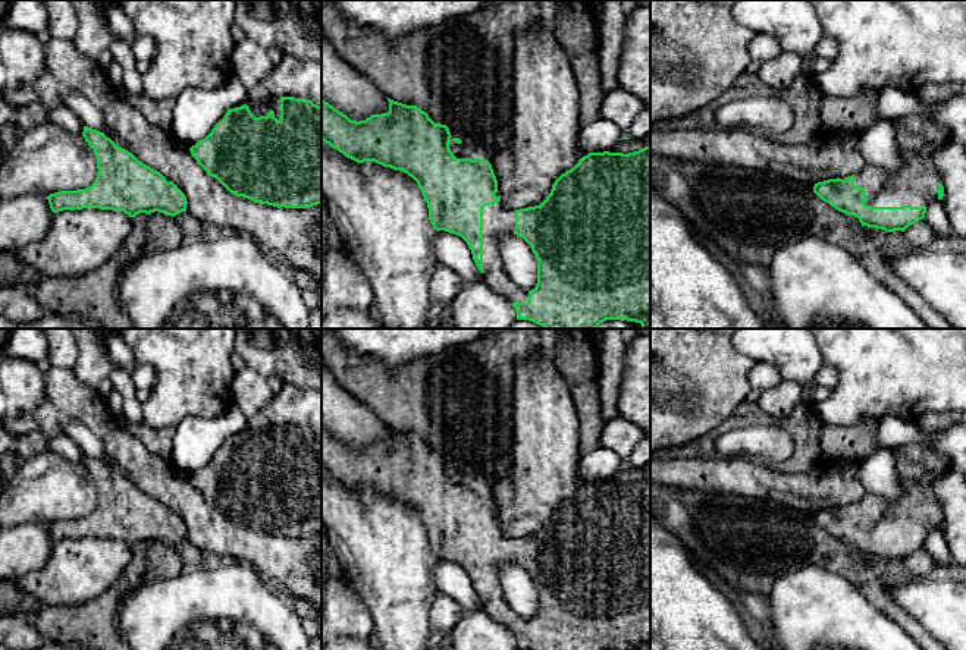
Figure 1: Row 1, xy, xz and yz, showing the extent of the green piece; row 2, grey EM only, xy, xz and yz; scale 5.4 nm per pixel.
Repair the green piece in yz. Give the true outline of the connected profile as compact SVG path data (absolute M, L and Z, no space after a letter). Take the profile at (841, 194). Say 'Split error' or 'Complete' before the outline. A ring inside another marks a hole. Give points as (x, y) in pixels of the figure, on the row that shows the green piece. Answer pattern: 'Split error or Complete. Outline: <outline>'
Split error. Outline: M925 113L903 116L894 126L903 157L898 172L865 164L849 178L815 183L813 192L835 210L857 217L862 226L904 232L925 219L931 201L944 197L934 153L947 136Z

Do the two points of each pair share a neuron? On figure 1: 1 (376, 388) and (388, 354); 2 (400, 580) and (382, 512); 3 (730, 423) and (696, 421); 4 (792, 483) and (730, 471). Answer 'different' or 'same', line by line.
1: different
2: same
3: different
4: same

